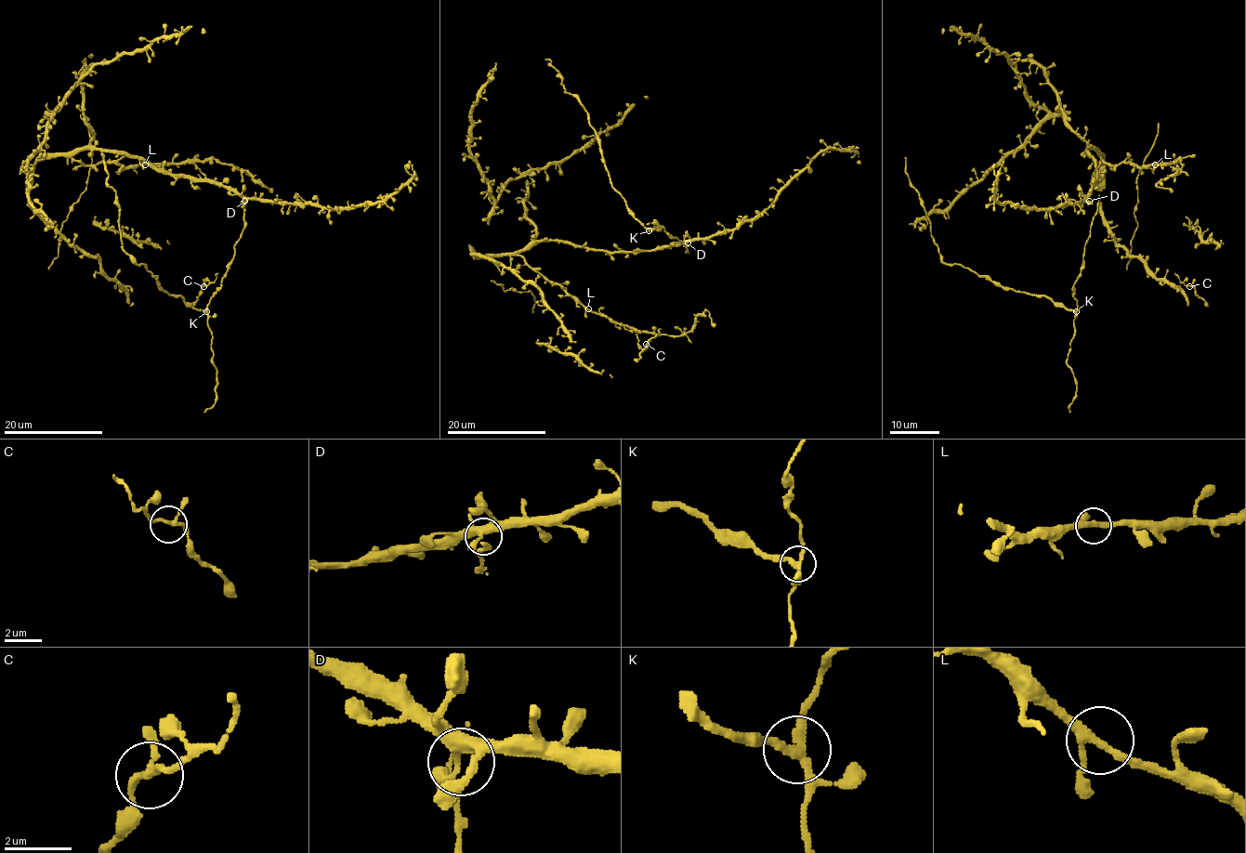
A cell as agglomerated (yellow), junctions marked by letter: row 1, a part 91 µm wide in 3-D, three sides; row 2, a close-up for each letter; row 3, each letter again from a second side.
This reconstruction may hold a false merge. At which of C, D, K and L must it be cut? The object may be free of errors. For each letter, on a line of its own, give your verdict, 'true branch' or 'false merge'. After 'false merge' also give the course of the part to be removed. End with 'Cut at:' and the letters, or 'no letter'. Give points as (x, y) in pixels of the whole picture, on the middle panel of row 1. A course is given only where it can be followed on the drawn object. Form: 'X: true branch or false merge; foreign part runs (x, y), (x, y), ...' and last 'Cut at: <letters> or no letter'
C: true branch
D: true branch
K: false merge; foreign part runs (649, 230), (634, 216), (612, 186), (600, 142), (579, 98), (566, 91), (559, 73), (545, 59)
L: true branch
Cut at: K

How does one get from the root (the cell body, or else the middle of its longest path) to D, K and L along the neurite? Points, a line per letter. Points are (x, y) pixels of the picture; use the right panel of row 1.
D: (1097, 175), (1089, 201)
K: (1097, 175), (1089, 194), (1090, 202), (1097, 202), (1097, 210), (1085, 245), (1082, 269), (1074, 285), (1076, 311)
L: (1097, 175), (1087, 150), (1094, 150), (1111, 164), (1155, 164)

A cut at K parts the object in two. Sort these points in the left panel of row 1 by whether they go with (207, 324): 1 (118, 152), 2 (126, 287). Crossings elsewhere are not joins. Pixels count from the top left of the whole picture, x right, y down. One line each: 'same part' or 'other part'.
1: same part
2: same part

